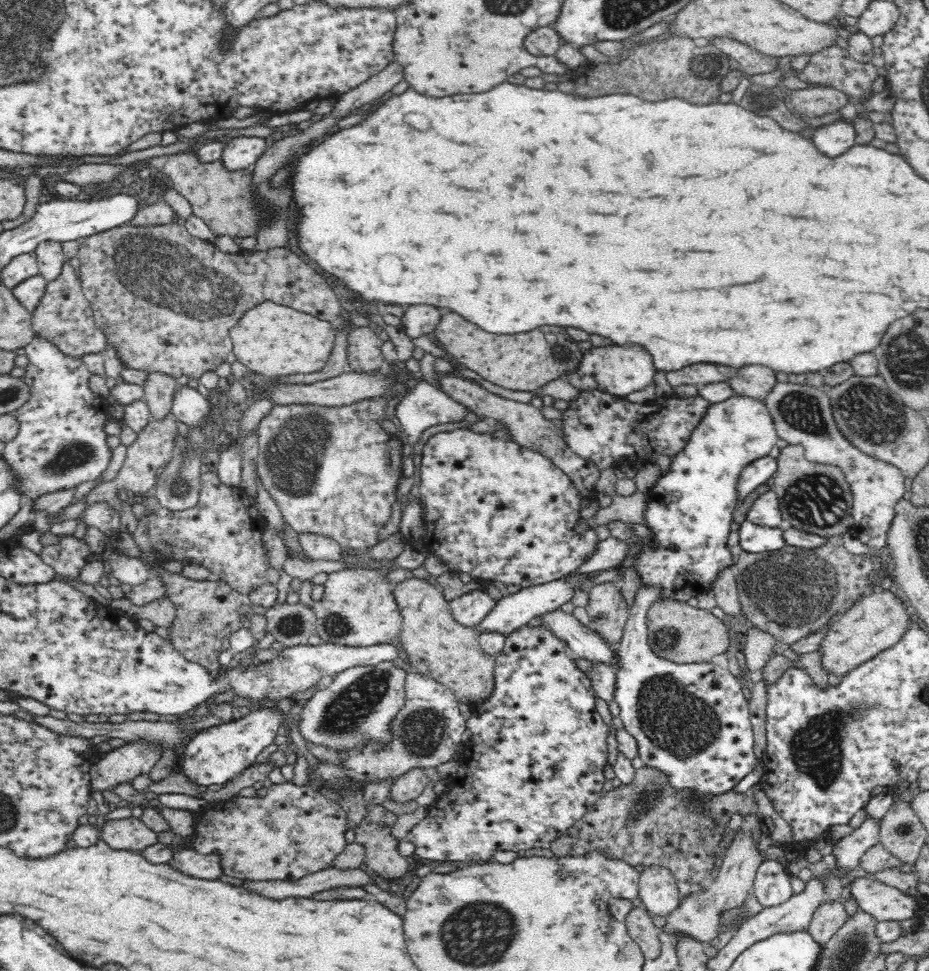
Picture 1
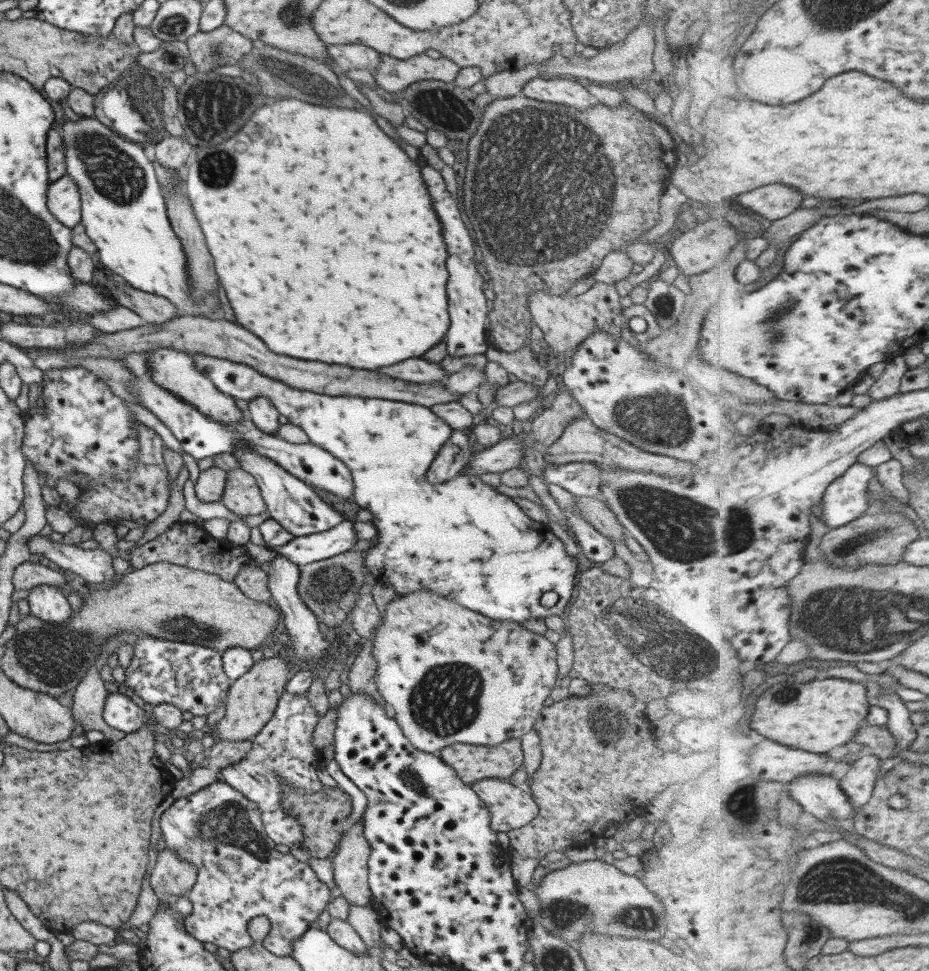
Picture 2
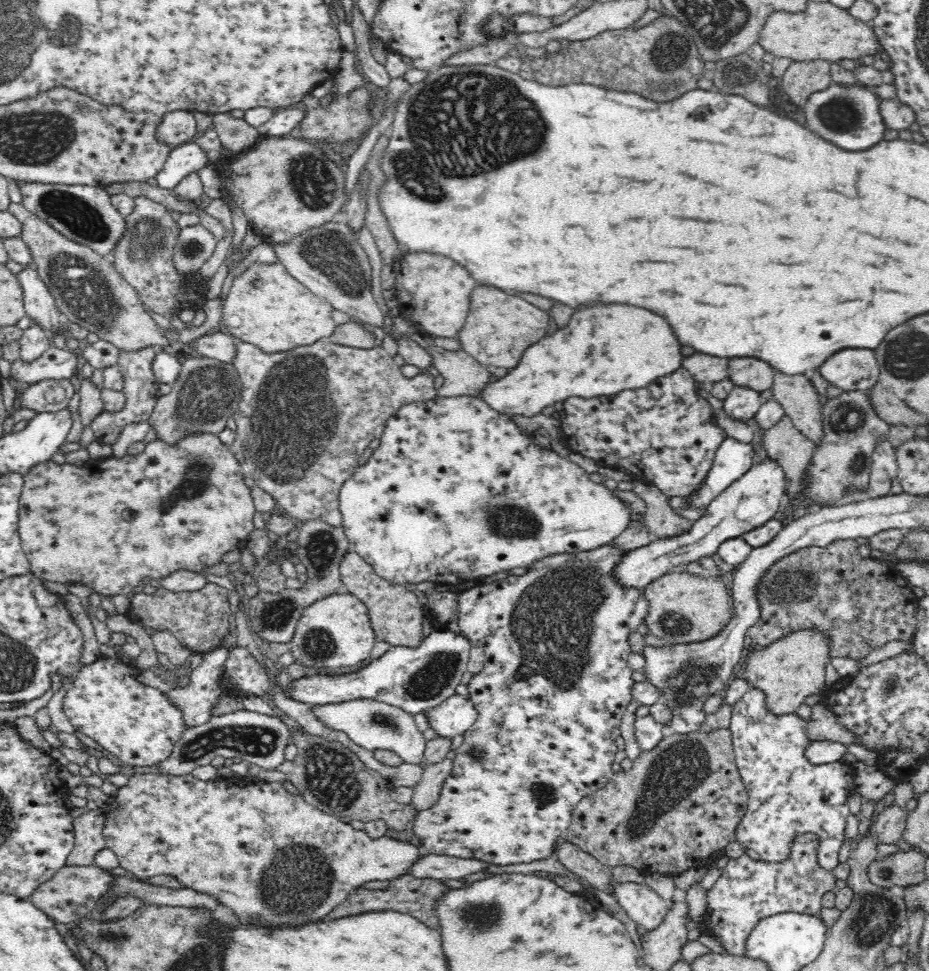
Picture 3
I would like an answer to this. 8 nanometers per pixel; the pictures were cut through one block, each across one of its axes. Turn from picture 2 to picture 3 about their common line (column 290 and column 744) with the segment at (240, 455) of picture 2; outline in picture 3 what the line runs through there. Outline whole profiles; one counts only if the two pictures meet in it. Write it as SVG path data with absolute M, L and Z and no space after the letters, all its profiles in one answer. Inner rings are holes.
M767 459L761 464L753 464L746 474L707 506L706 512L693 523L690 532L676 538L658 539L642 548L626 552L615 564L612 573L614 581L623 588L642 591L648 584L666 573L671 573L673 569L718 553L724 542L742 537L774 519L780 508L780 499L785 494L786 483L784 471L778 463Z

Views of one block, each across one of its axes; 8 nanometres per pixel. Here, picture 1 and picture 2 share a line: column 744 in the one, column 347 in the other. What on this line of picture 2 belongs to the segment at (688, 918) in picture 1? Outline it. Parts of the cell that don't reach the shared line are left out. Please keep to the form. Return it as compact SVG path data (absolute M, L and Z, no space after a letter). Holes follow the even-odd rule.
M357 818L344 830L338 842L337 853L330 856L333 880L349 905L370 905L372 894L368 887L368 856L370 848L363 836L362 818Z

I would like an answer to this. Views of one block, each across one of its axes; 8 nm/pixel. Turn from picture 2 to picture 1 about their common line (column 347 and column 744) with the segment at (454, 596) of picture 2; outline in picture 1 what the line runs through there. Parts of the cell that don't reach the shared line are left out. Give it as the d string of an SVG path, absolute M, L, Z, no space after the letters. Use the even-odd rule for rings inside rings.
M733 396L720 404L711 404L694 428L688 444L678 454L671 456L668 470L652 484L646 495L644 525L650 531L652 540L644 543L641 539L635 539L636 554L632 569L636 569L640 586L654 587L660 591L660 601L687 603L691 599L698 599L702 593L713 590L710 586L715 584L722 572L735 567L729 539L734 510L740 502L738 478L742 470L754 460L768 456L779 439L773 418L764 402L746 396Z

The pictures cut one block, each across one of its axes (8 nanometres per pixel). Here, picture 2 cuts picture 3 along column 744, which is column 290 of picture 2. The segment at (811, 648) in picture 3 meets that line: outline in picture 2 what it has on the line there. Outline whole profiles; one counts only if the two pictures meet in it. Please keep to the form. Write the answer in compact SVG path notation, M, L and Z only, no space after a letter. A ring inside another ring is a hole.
M279 656L255 662L246 674L236 678L233 684L229 685L224 700L223 718L213 726L216 740L251 740L264 727L268 718L271 718L279 697L285 692L285 685L289 676L291 676L291 668Z

